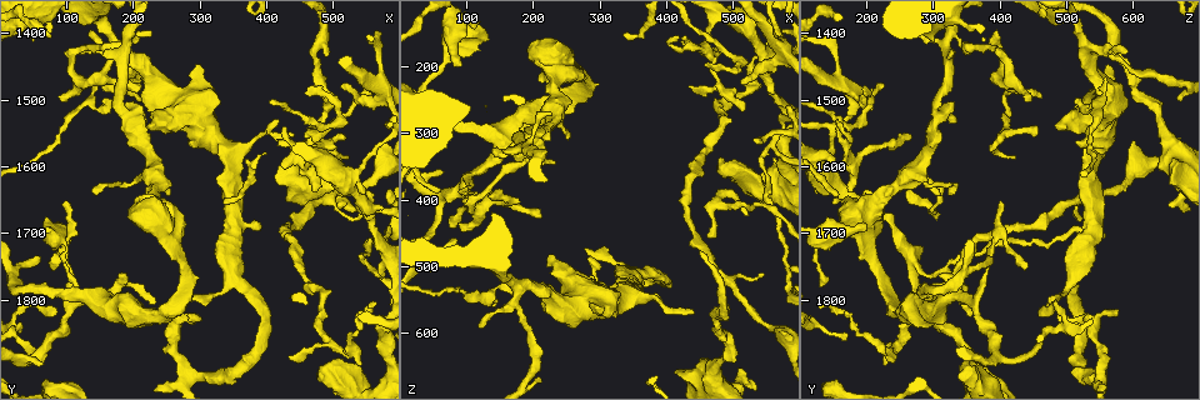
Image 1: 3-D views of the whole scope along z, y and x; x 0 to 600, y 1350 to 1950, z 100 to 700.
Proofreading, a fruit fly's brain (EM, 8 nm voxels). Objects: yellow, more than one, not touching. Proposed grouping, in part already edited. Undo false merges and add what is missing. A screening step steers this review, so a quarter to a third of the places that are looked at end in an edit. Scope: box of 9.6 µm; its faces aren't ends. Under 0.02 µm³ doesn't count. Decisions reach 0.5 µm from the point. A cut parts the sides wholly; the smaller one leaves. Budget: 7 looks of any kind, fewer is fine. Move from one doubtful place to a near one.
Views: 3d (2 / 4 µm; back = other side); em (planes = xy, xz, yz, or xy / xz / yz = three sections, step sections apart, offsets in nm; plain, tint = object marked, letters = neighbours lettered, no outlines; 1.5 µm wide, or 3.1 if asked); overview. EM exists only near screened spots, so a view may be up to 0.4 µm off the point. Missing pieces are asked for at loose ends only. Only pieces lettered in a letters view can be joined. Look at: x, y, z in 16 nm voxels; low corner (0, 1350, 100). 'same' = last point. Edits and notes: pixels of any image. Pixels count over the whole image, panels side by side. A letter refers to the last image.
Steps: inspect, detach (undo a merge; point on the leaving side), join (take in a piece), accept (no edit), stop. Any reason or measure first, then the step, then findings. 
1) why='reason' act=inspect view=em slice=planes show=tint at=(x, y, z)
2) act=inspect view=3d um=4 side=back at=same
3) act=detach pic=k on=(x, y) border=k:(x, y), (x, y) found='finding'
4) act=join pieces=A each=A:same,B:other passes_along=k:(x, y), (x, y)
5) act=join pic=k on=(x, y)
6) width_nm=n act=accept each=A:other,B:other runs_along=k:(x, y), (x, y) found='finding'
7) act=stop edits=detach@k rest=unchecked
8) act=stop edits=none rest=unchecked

why='free end' act=inspect view=3d um=2 side=back at=(95, 1690, 200)

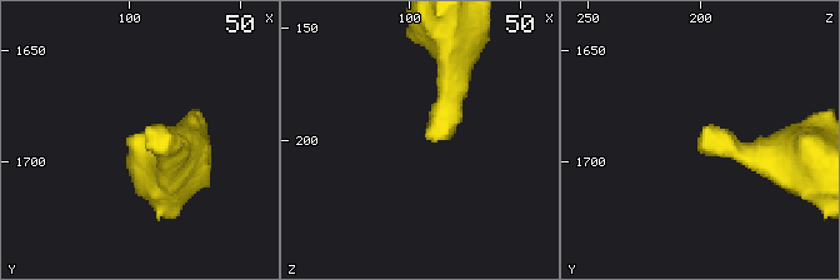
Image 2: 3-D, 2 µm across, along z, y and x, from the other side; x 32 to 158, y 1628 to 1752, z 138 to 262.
act=inspect view=em slice=planes show=letters at=(92, 1693, 201)

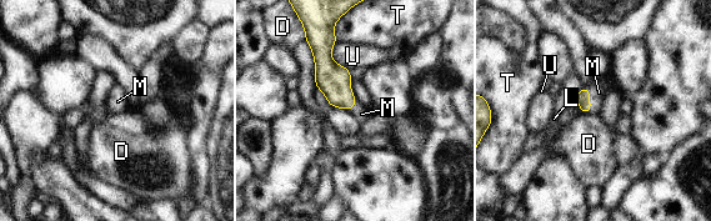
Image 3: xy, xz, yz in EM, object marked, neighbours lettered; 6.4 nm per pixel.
act=join pieces=M each=D:other,L:other,M:same,T:other,U:other passes_along=3:(584, 94), (589, 99), (597, 94) found='the neuron continues'

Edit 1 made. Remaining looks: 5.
why='free end' act=inspect view=em slice=planes show=letters at=(295, 1445, 565)

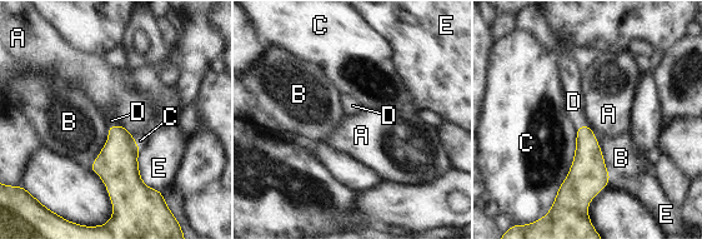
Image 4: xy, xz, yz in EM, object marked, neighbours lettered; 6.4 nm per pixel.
longest_contact=C:440nm act=join pieces=D each=A:other,B:other,C:other,D:same,E:other passes_along=4:(588, 165), (580, 128), (573, 101) found='the neuron continues'

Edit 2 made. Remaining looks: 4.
act=stop edits=join@3,join@4 rest=unchecked

